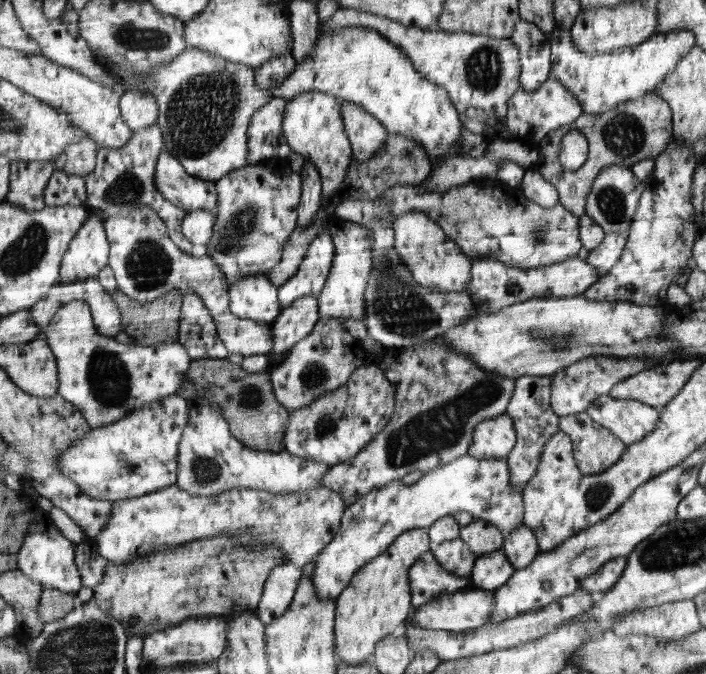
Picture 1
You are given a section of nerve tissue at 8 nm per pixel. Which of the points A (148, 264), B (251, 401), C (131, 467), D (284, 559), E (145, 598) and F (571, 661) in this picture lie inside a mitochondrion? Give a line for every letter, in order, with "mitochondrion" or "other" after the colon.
A: mitochondrion
B: mitochondrion
C: mitochondrion
D: other
E: other
F: other

